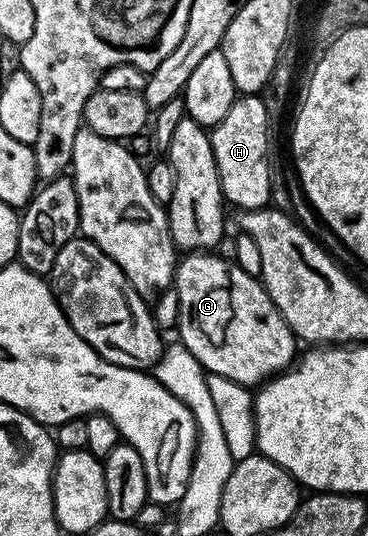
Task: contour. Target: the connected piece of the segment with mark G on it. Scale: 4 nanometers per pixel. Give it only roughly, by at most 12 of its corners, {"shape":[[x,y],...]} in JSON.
{"shape":[[211,251],[175,267],[178,340],[246,387],[284,370],[283,316]]}

